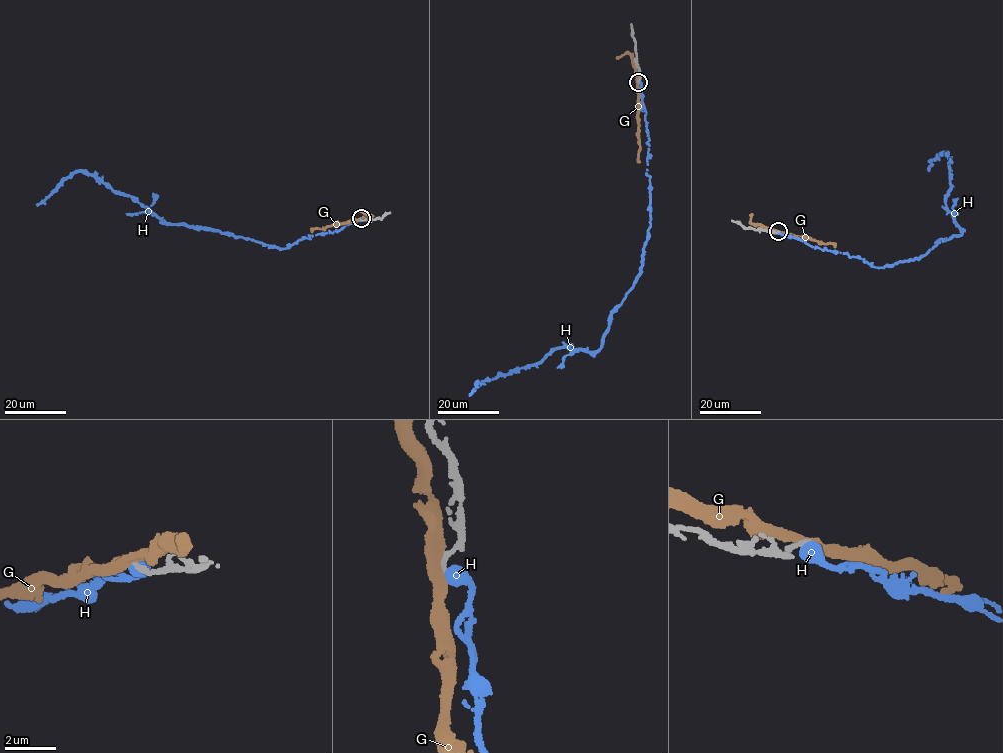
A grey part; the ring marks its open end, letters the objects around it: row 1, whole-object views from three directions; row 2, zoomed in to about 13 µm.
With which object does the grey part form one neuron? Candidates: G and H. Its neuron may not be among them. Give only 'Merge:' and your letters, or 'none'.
Merge: H

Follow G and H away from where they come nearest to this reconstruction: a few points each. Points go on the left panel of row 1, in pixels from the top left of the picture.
G: (361, 219), (314, 228), (312, 232)
H: (361, 218), (281, 249), (162, 221), (135, 199), (82, 172), (64, 178), (37, 205)

